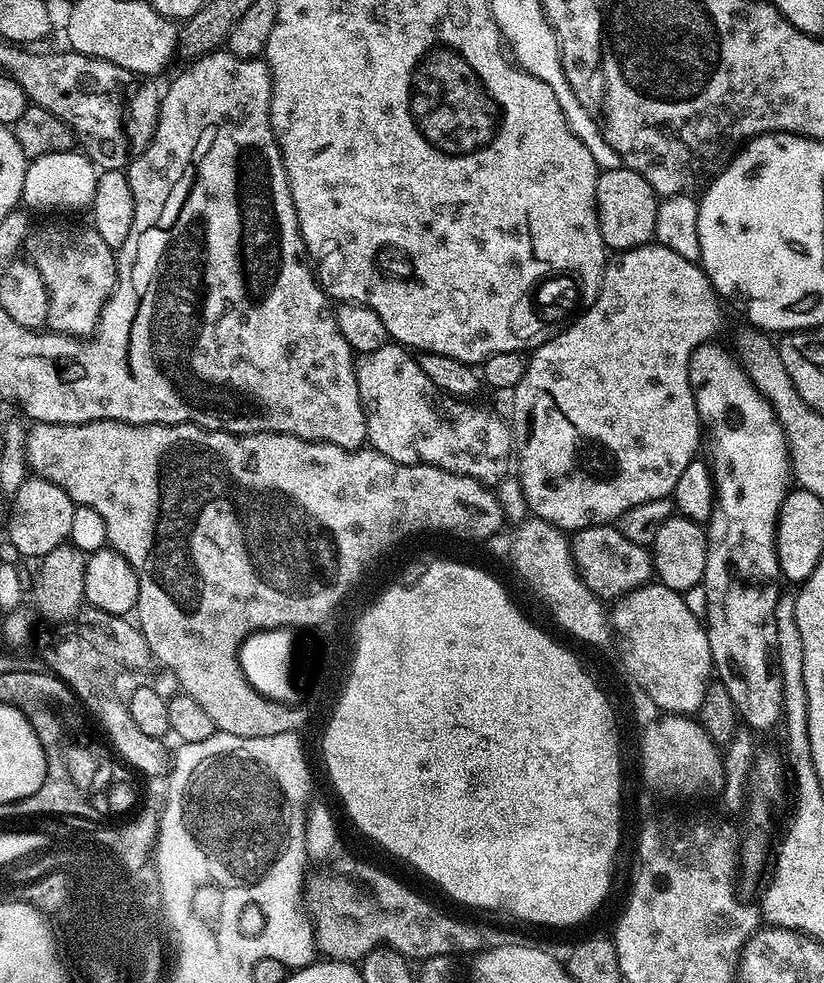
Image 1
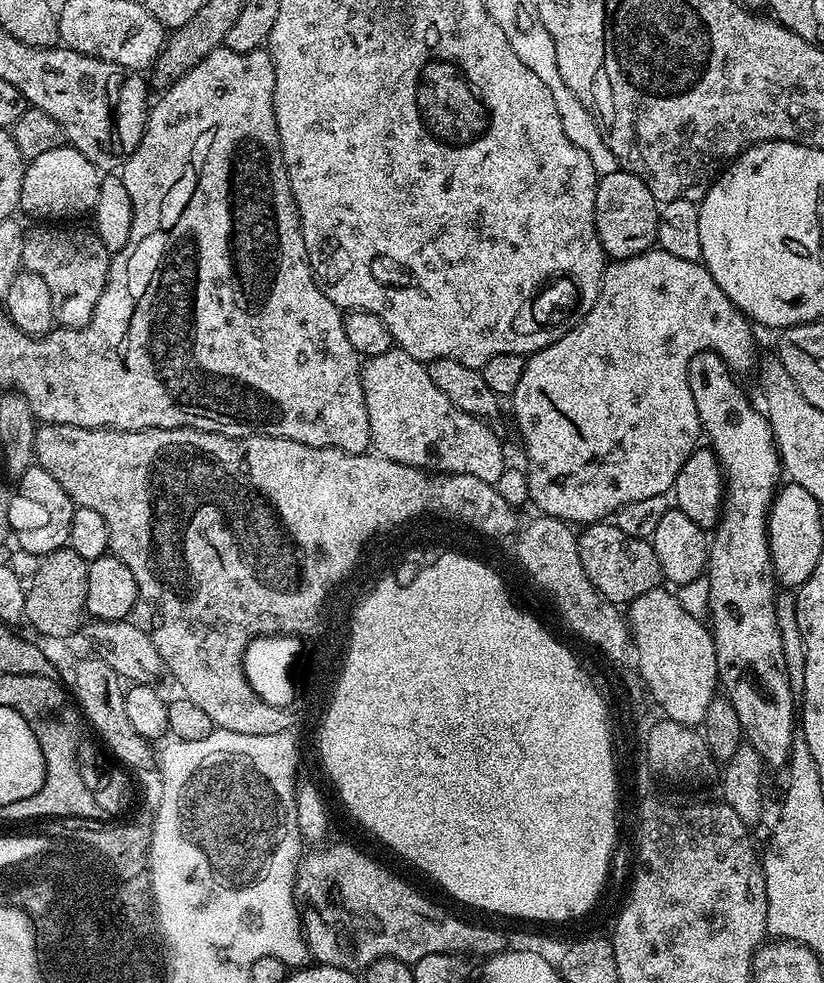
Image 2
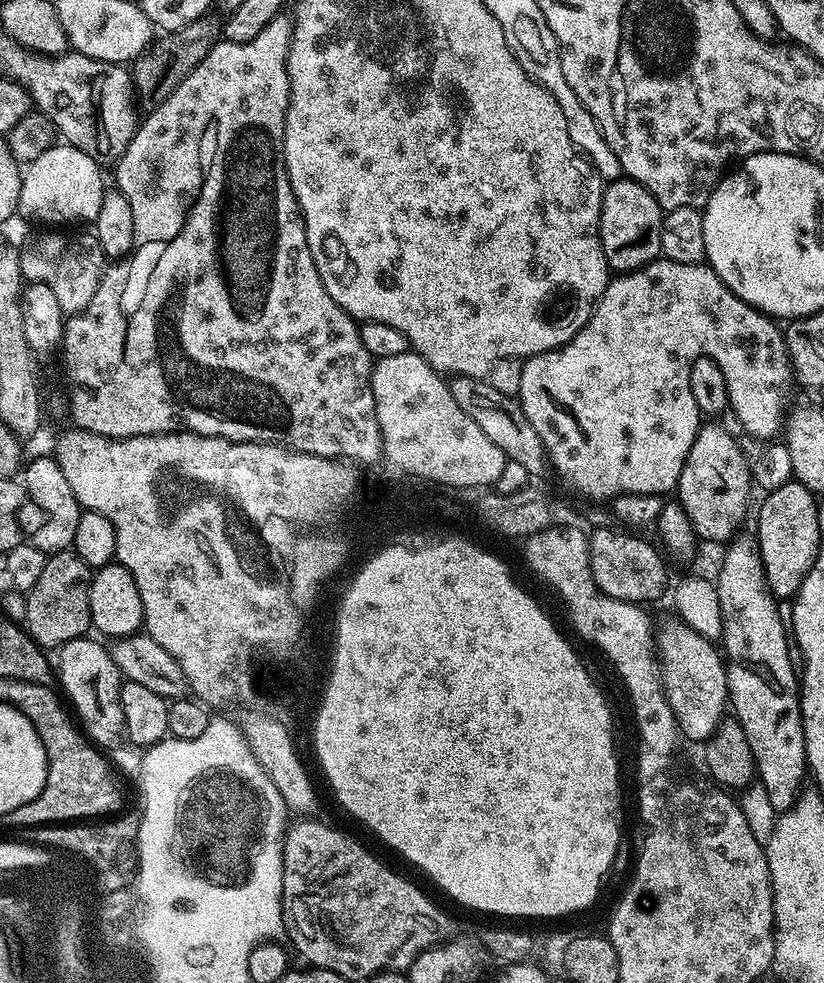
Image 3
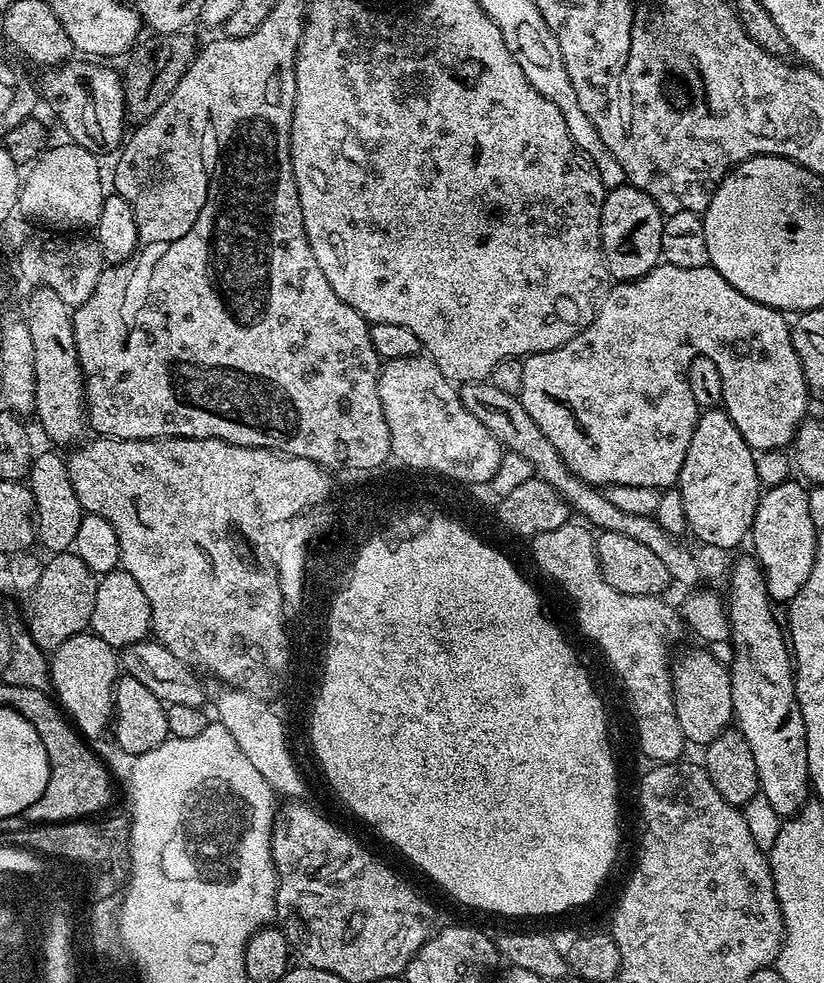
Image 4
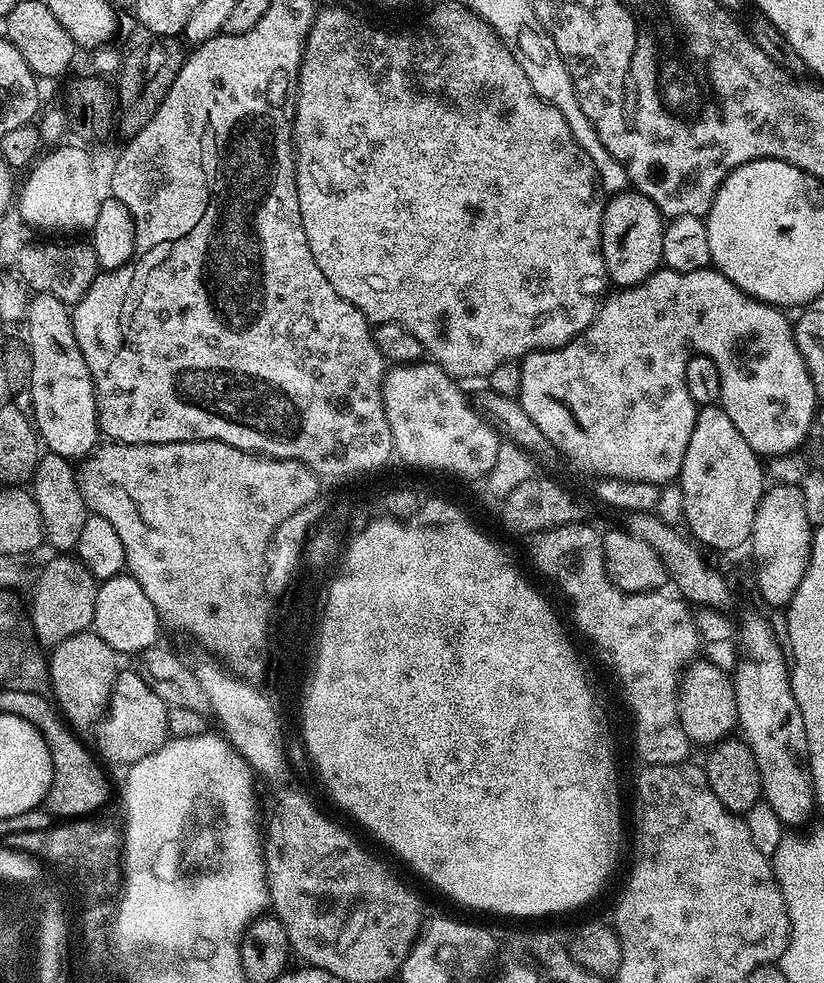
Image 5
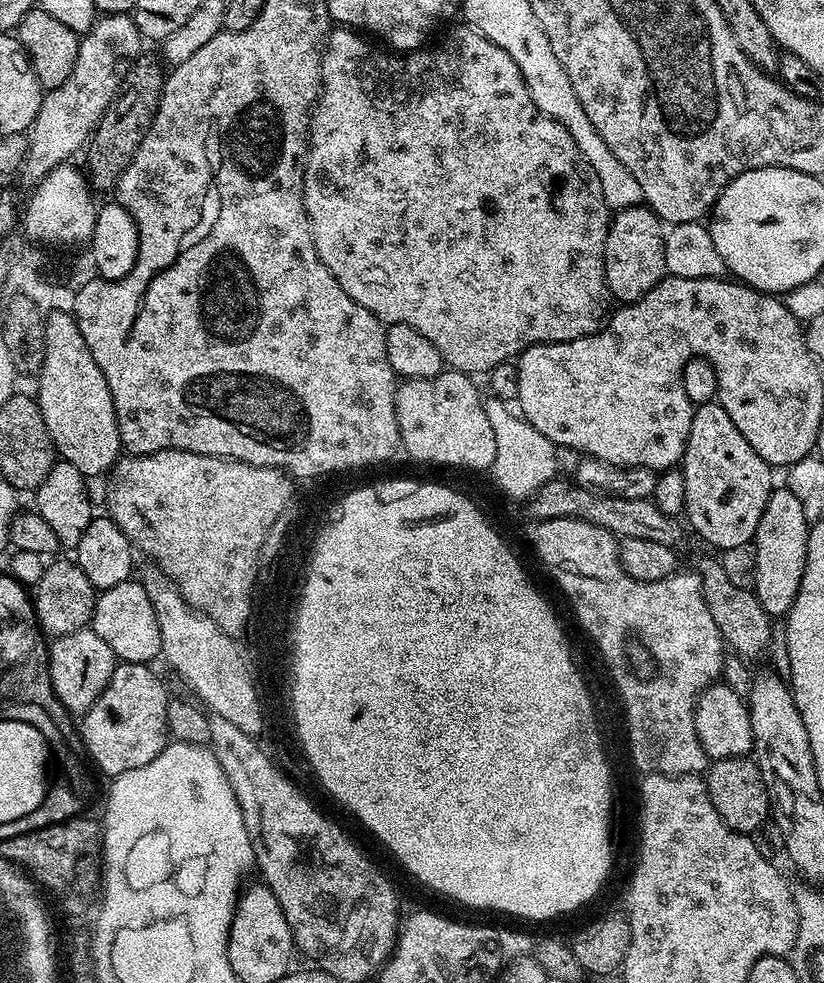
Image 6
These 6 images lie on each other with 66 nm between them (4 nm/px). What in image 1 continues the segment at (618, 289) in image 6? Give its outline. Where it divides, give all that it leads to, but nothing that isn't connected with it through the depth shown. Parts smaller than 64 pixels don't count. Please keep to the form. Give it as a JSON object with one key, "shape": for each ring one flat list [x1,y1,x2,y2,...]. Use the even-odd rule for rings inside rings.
{"shape":[[623,166,603,169,596,178,596,213,605,249,621,253,653,243,657,203,656,192,642,174]]}

